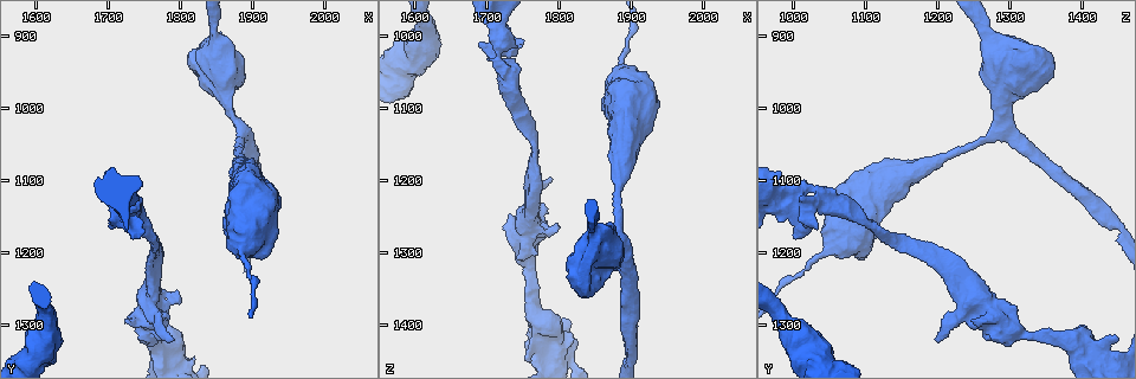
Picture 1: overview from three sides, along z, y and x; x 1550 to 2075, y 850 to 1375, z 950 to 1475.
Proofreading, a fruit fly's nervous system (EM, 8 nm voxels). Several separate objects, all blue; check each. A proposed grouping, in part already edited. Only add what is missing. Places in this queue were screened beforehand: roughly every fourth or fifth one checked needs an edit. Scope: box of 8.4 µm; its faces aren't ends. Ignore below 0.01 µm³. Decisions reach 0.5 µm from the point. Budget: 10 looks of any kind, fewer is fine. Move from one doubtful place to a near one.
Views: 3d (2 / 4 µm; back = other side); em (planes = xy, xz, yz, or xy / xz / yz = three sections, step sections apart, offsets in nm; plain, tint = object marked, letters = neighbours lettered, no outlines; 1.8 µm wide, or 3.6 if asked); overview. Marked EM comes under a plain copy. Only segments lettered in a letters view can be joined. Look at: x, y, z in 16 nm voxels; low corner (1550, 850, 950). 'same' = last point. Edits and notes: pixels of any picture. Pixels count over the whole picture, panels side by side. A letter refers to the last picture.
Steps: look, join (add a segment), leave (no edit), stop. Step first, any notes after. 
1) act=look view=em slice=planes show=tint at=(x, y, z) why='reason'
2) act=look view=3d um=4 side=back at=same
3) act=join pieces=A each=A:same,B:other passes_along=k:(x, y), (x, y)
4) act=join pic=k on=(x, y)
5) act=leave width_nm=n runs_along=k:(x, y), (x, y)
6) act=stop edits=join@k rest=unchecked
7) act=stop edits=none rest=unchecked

act=look view=3d um=2 at=(1790, 1320, 1200) why='an open end'

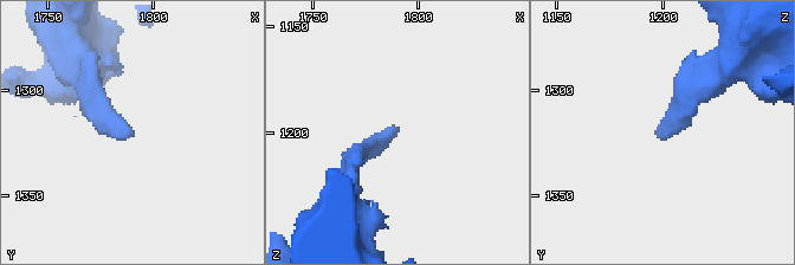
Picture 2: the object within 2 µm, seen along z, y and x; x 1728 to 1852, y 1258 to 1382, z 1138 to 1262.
act=look view=em slice=xy step=4 show=letters at=(1787, 1323, 1198) why='need the tissue'

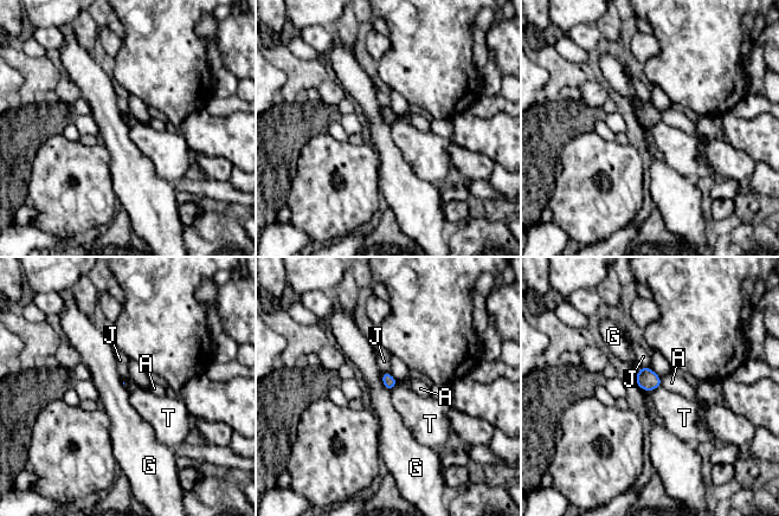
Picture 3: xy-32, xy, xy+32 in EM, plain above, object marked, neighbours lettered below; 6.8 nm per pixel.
act=look view=em slice=planes show=letters at=same why='cut it another way'

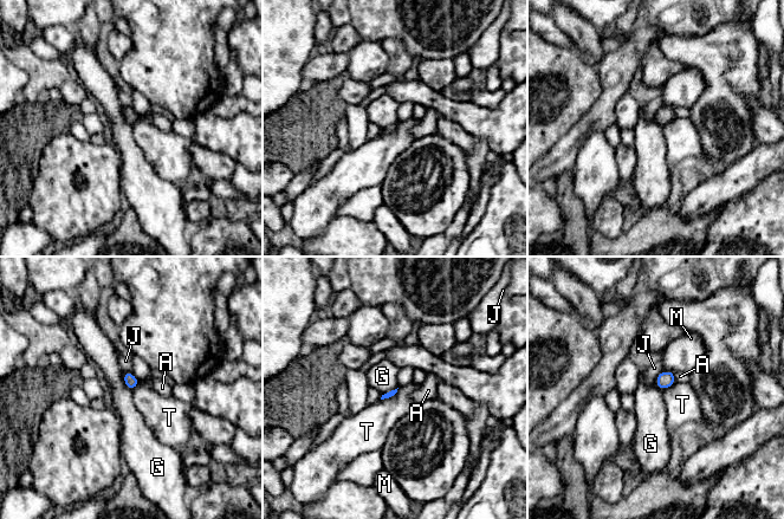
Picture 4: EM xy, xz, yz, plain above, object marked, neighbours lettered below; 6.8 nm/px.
act=leave longest_contact=T:150nm each=A:other,G:other,J:other,M:other,T:other found='no lettered segment goes on from it'

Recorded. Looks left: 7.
act=look view=3d um=2 side=back at=(1745, 1280, 1310) why='an open end'

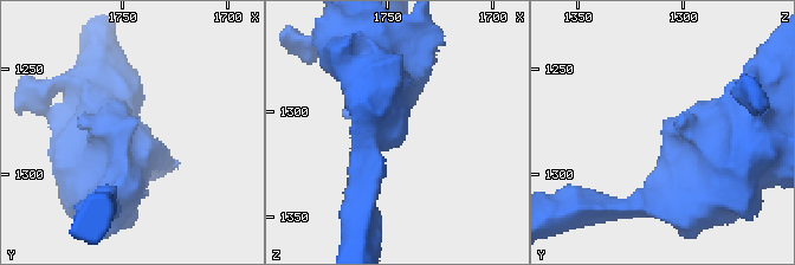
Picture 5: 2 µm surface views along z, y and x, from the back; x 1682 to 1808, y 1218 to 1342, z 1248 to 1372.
act=look view=em um=3.6 slice=planes show=letters at=(1742, 1281, 1308) why='need the tissue'

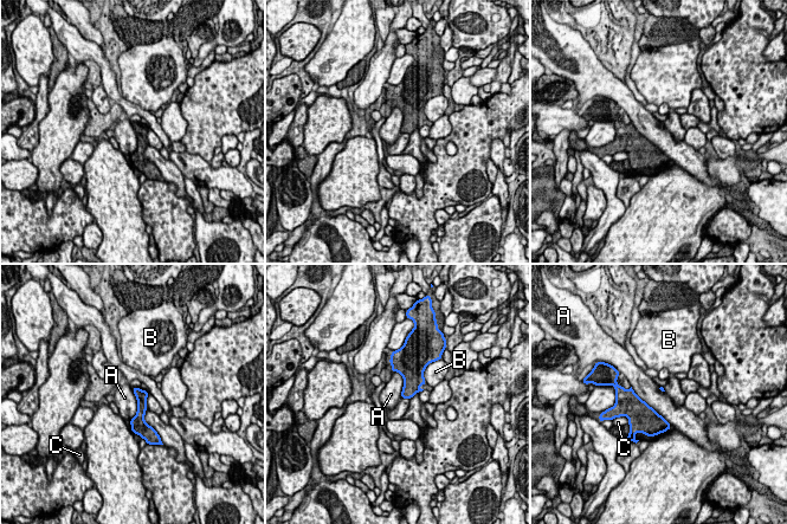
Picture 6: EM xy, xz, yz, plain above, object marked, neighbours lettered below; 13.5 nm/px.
act=leave each=A:other,B:other,C:other runs_along=6:(136, 390), (141, 395), (140, 429) found='no lettered segment goes on from it'

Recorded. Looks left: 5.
act=look view=em slice=xy step=16 show=letters at=(1845, 930, 1355) why='free end'

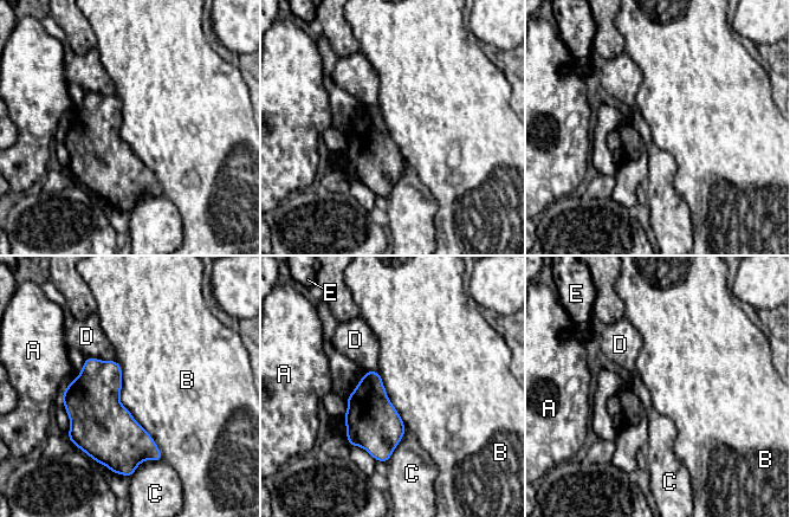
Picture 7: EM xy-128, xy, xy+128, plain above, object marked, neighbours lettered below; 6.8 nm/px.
act=leave longest_contact=B:750nm each=A:other,B:other,C:other,D:other,E:other border=7:(115, 360), (120, 401), (163, 459) found='none of them fits'

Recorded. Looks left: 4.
act=look view=3d um=2 at=(1715, 1130, 1025) why='four or more arms meet'

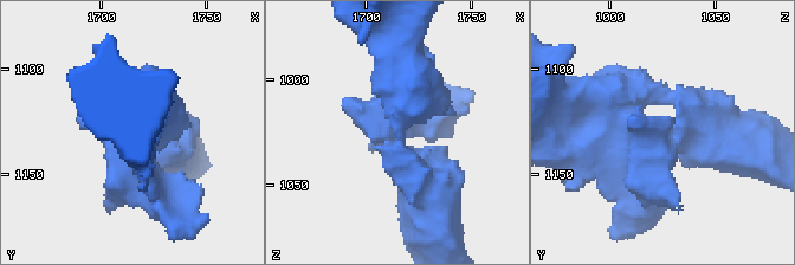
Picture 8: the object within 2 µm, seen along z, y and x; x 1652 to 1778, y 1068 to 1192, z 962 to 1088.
act=look view=em slice=xy step=4 show=tint at=(1713, 1134, 1027) arms=4 why='shape alone is not enough'

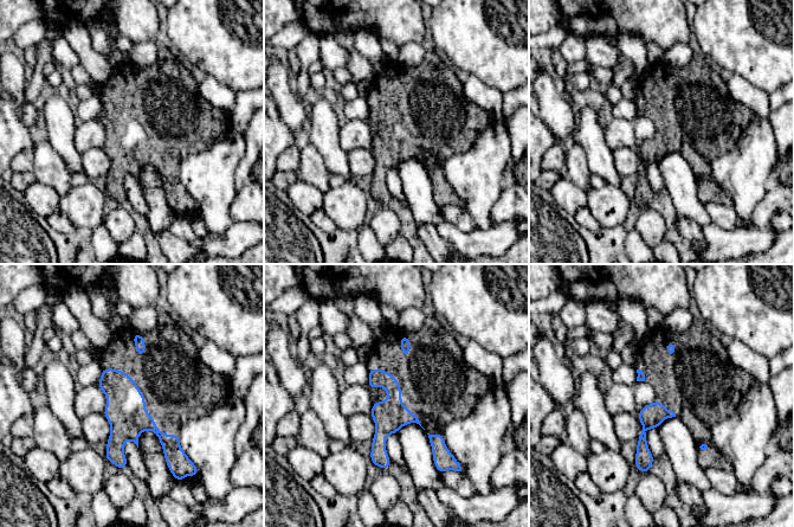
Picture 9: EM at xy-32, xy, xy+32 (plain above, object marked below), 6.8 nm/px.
act=look view=em slice=planes show=letters at=same

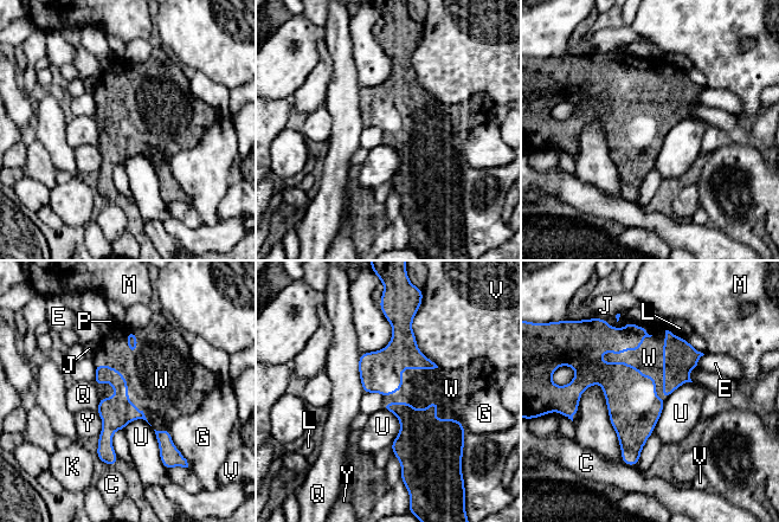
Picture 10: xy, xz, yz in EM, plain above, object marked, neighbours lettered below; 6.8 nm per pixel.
act=join pieces=W width_nm=220 each=C:other,E:other,G:other,J:other,K:other,L:other,M:other,P:other,Q:other,U:other,V:other,W:same,Y:other passes_along=10:(579, 345), (607, 352), (643, 359) found='the cell continues'

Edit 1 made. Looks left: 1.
act=stop edits=join@10 rest=unchecked

